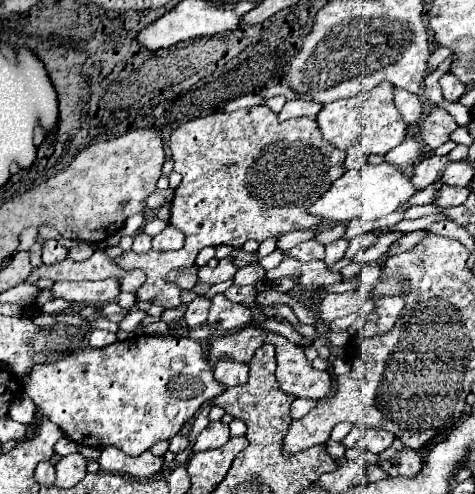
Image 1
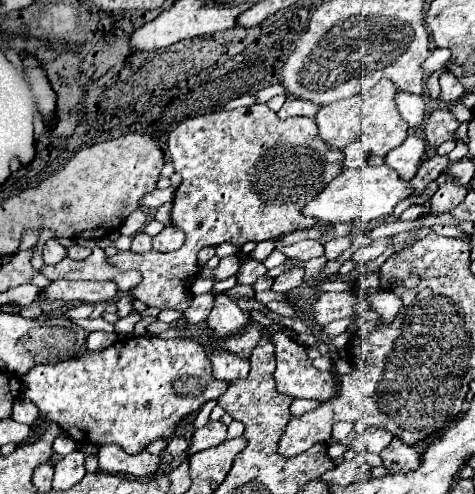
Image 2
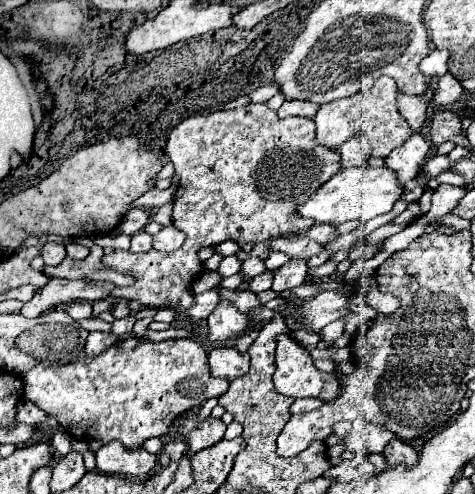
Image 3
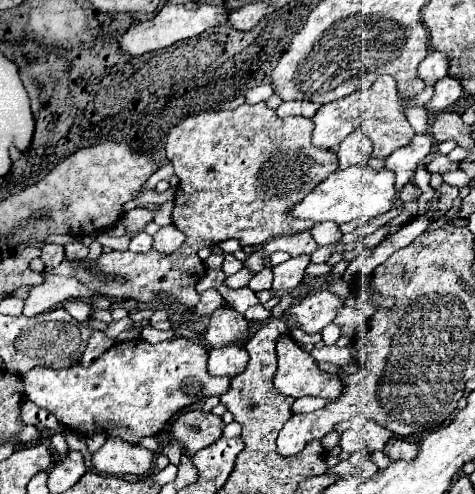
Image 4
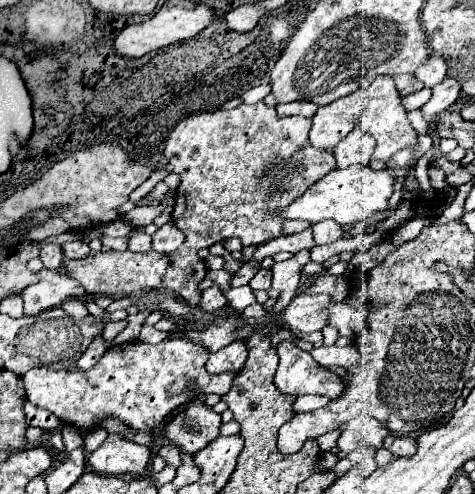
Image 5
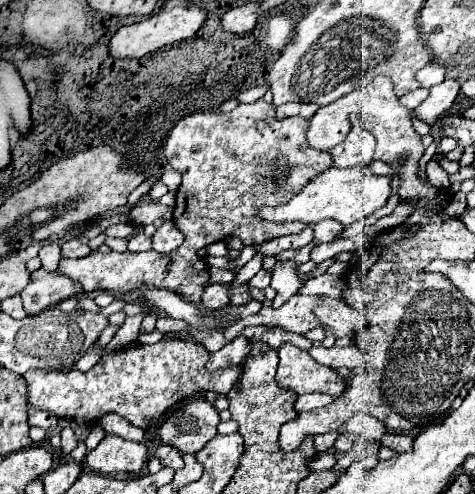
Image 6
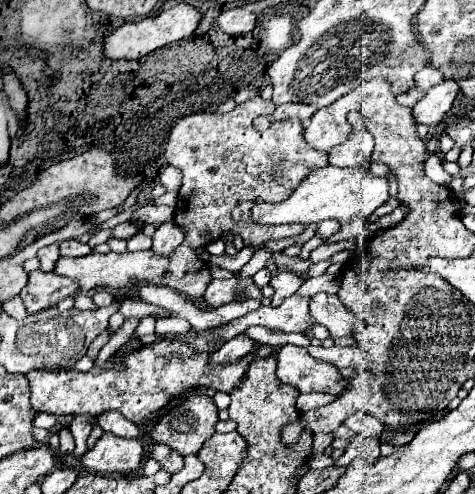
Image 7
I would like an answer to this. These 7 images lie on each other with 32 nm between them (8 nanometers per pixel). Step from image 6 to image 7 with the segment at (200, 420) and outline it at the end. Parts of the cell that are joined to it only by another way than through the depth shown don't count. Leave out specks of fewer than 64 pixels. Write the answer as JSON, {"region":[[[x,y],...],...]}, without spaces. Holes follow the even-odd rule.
{"region":[[[188,394],[176,408],[166,408],[158,422],[154,424],[154,428],[148,432],[150,440],[154,444],[166,444],[172,450],[176,450],[180,456],[186,454],[198,454],[198,450],[202,448],[202,444],[214,434],[214,424],[218,420],[218,408],[214,404],[214,400],[206,394]]]}

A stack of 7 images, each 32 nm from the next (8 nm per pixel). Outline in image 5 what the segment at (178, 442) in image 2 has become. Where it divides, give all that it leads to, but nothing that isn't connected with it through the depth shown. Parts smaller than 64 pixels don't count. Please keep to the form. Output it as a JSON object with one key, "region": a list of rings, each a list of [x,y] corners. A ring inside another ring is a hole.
{"region":[[[172,444],[162,446],[162,448],[158,450],[158,456],[162,456],[162,458],[166,460],[166,464],[168,464],[168,466],[180,468],[180,464],[182,464],[182,460],[180,460],[180,450],[178,450],[176,446],[172,446]]]}

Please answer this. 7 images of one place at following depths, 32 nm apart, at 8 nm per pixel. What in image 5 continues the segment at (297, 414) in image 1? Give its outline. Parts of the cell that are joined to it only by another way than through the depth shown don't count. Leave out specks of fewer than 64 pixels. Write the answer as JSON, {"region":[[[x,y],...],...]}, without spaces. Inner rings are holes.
{"region":[[[304,395],[296,398],[294,402],[295,413],[312,412],[312,410],[318,410],[318,408],[324,408],[330,400],[326,396],[321,395]]]}

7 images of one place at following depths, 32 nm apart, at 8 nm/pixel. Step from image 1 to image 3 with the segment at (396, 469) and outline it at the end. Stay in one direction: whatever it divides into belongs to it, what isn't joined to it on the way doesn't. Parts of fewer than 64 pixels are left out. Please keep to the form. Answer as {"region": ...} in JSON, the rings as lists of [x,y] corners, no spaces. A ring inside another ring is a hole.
{"region":[[[392,438],[388,442],[388,446],[384,448],[384,456],[388,460],[388,466],[394,466],[394,464],[416,464],[418,460],[418,450],[410,444],[410,442],[404,442],[400,438]]]}

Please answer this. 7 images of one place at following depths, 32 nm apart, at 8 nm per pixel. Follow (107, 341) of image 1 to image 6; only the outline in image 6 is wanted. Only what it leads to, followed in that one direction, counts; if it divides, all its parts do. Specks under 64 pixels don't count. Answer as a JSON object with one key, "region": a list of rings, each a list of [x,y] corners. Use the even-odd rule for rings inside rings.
{"region":[[[90,348],[90,350],[76,362],[76,368],[78,368],[80,372],[88,372],[88,370],[100,360],[100,352],[102,352],[102,348]]]}

